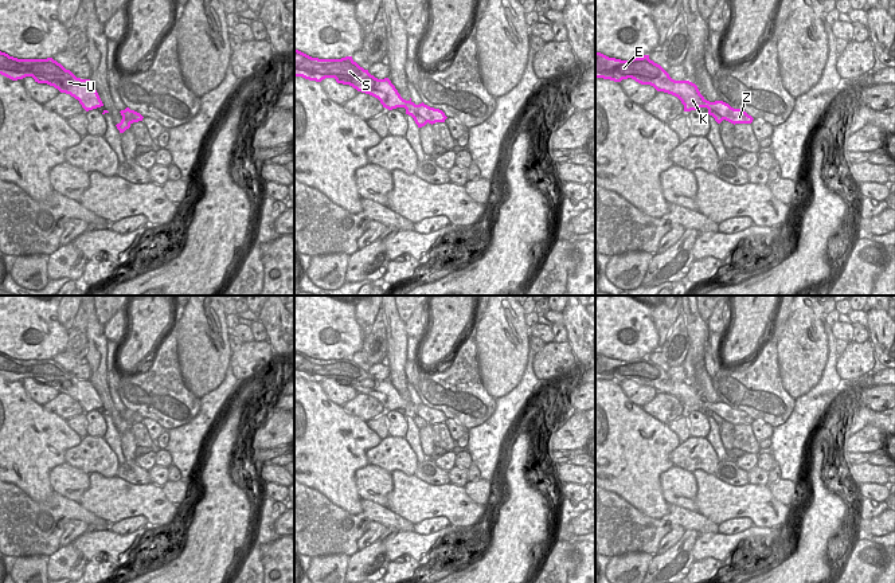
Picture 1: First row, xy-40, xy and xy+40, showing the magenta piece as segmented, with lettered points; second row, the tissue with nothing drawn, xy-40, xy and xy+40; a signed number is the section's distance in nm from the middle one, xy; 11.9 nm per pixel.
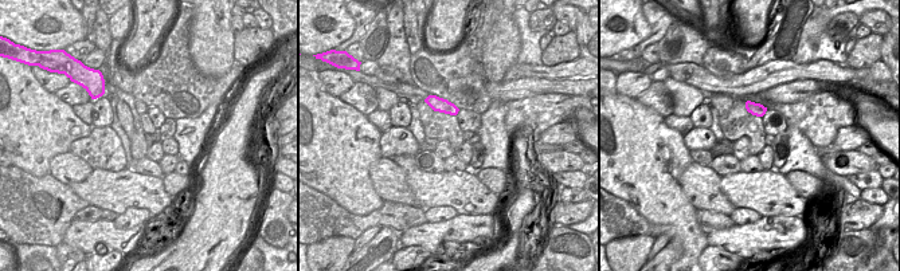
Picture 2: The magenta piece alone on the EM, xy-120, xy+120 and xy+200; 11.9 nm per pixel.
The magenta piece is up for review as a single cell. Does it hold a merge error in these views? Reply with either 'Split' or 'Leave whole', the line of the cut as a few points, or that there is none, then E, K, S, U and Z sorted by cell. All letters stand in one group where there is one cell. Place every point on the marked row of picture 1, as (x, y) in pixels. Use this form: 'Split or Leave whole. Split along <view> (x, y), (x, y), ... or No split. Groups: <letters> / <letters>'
Leave whole. No split. Groups: E K S U Z

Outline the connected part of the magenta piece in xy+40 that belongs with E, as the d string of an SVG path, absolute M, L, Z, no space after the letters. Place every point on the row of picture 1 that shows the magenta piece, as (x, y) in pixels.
M595 52L595 78L610 79L614 82L632 78L641 85L650 85L657 91L677 97L684 105L684 111L707 107L708 114L712 116L718 124L723 120L734 125L751 124L754 120L744 110L734 109L723 101L707 101L695 83L672 79L660 64L649 59L649 55L621 60Z

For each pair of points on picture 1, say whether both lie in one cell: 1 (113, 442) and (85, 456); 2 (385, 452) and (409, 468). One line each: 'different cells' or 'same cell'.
1: different cells
2: same cell

